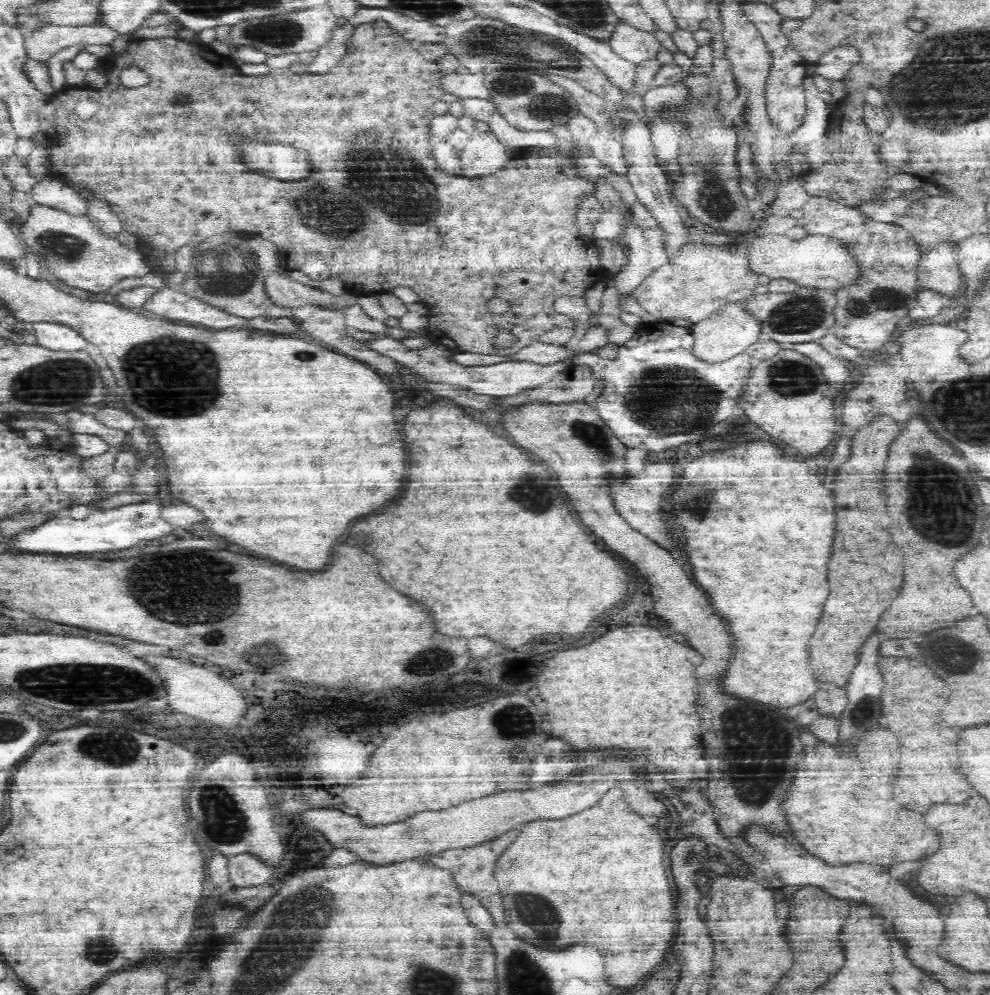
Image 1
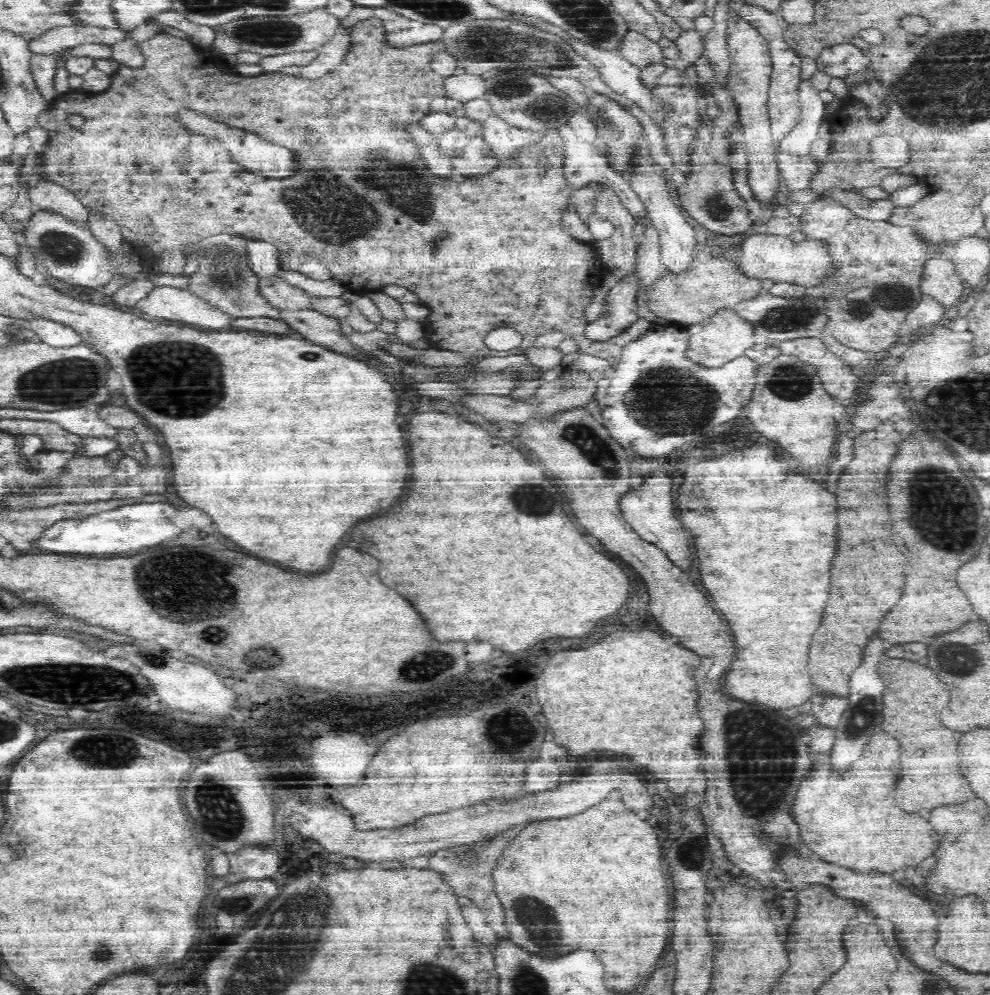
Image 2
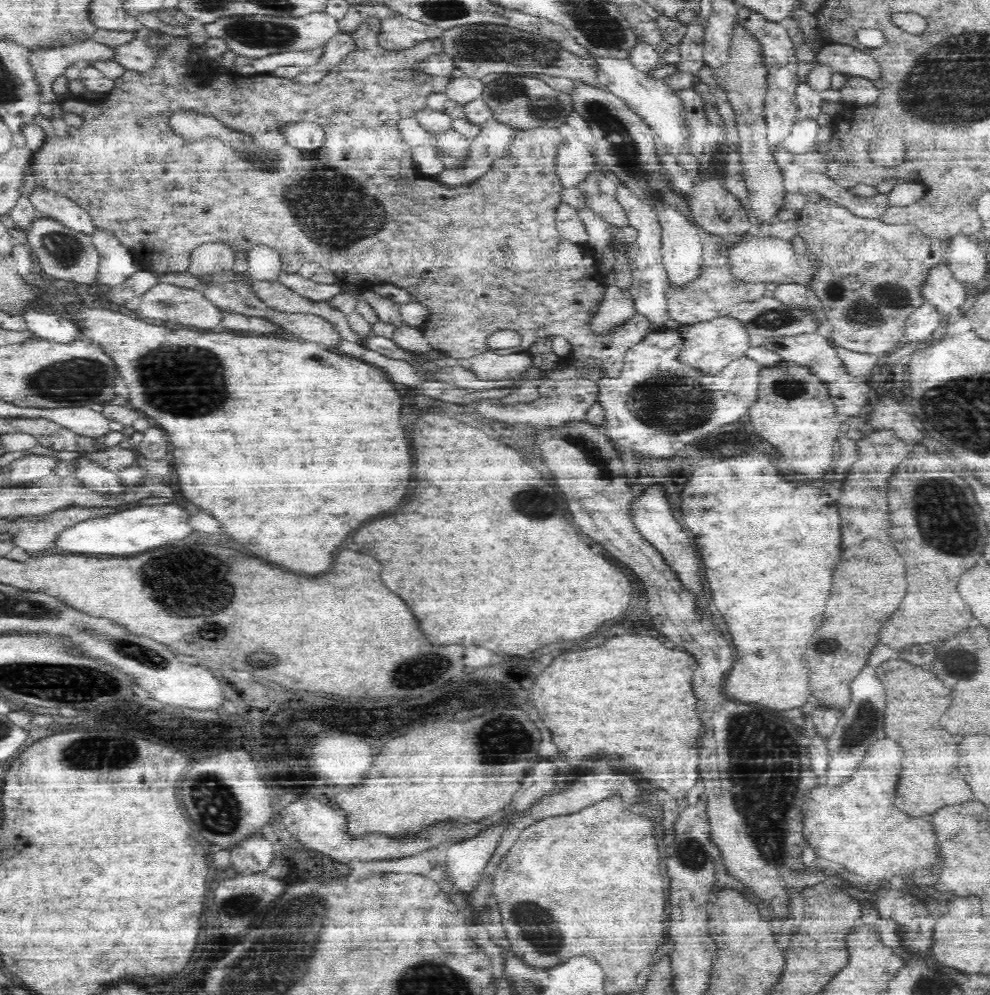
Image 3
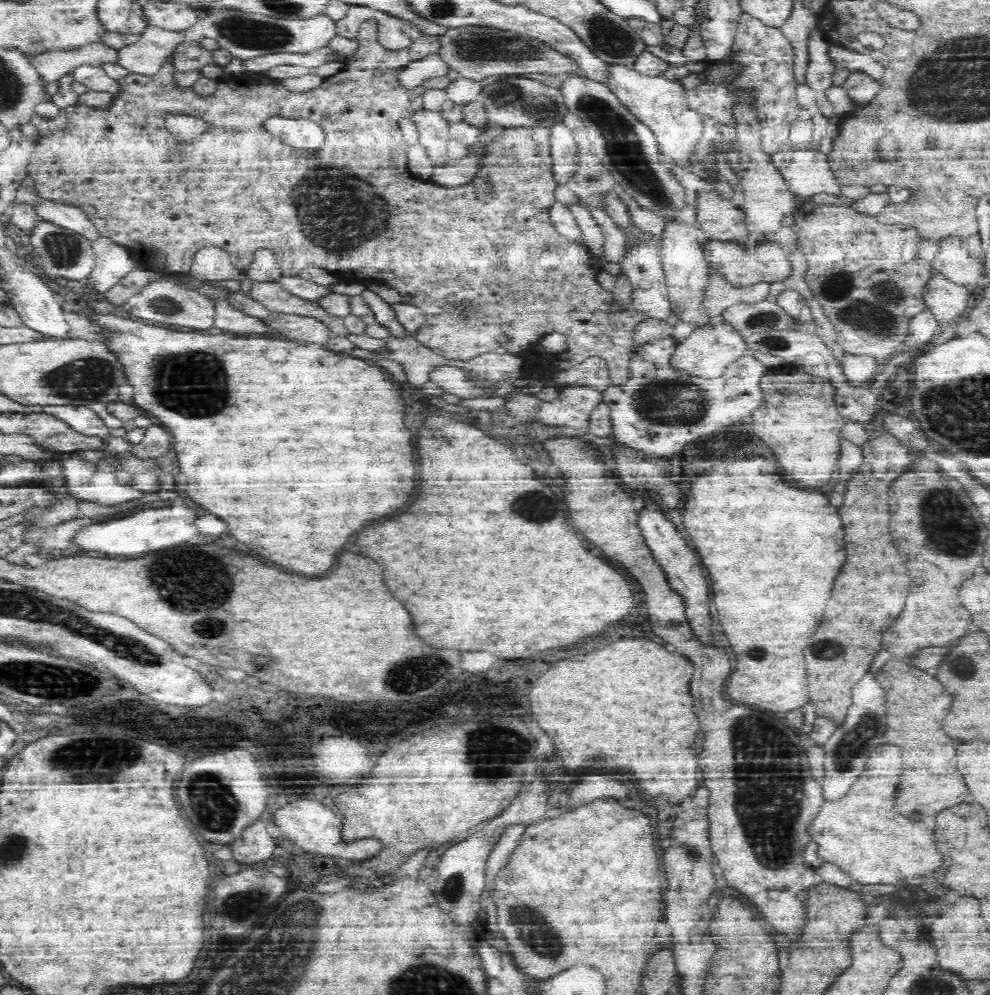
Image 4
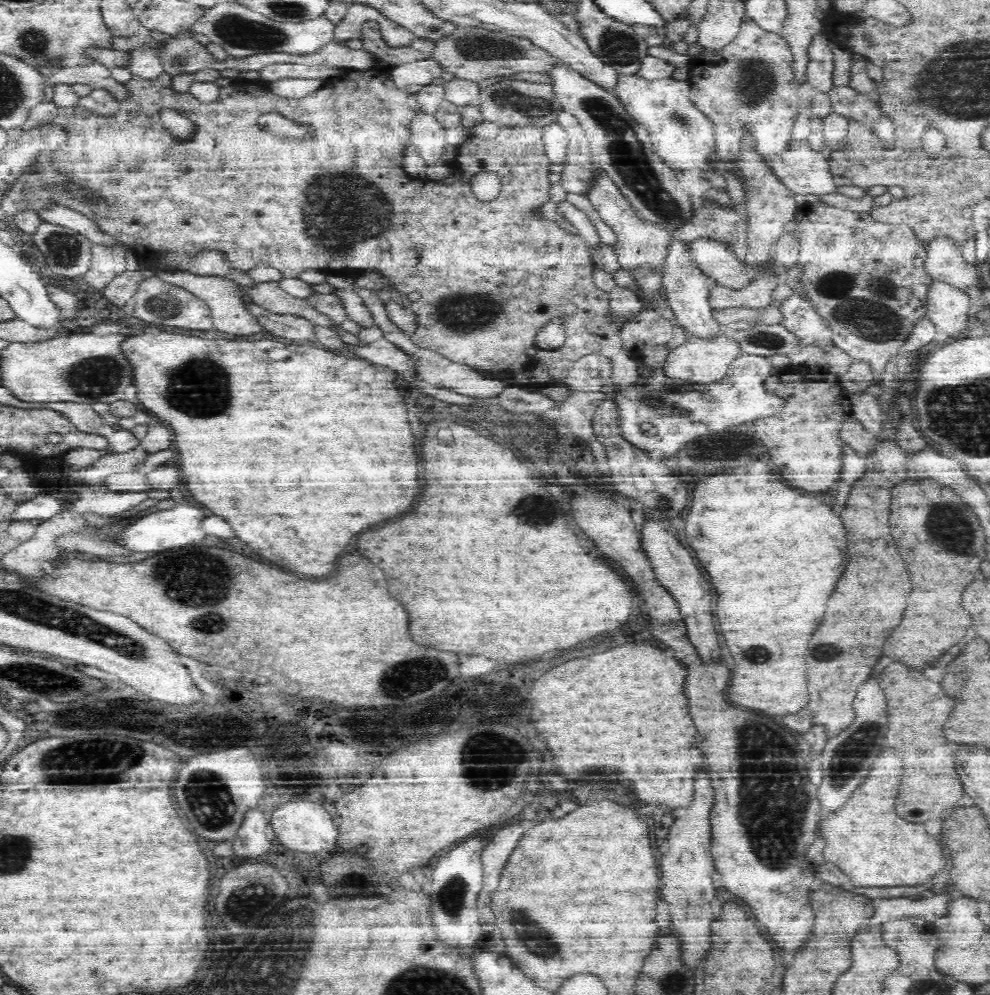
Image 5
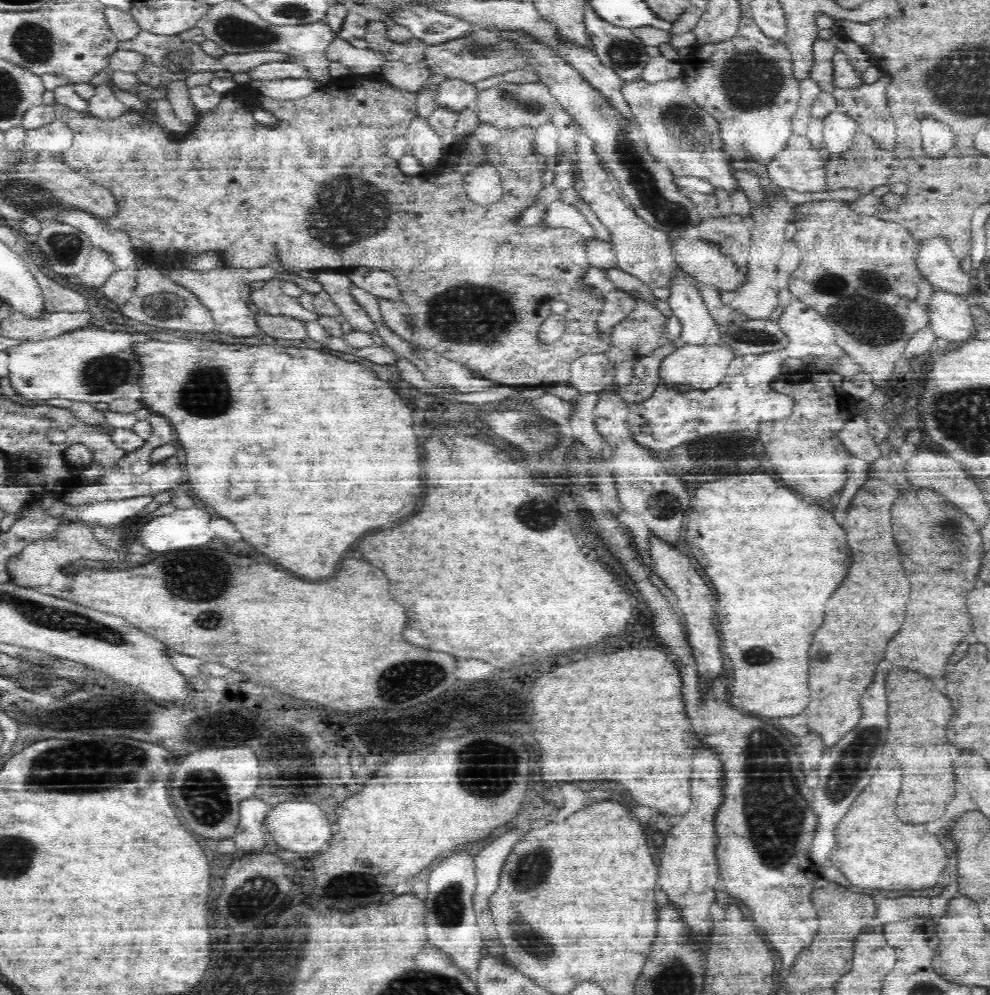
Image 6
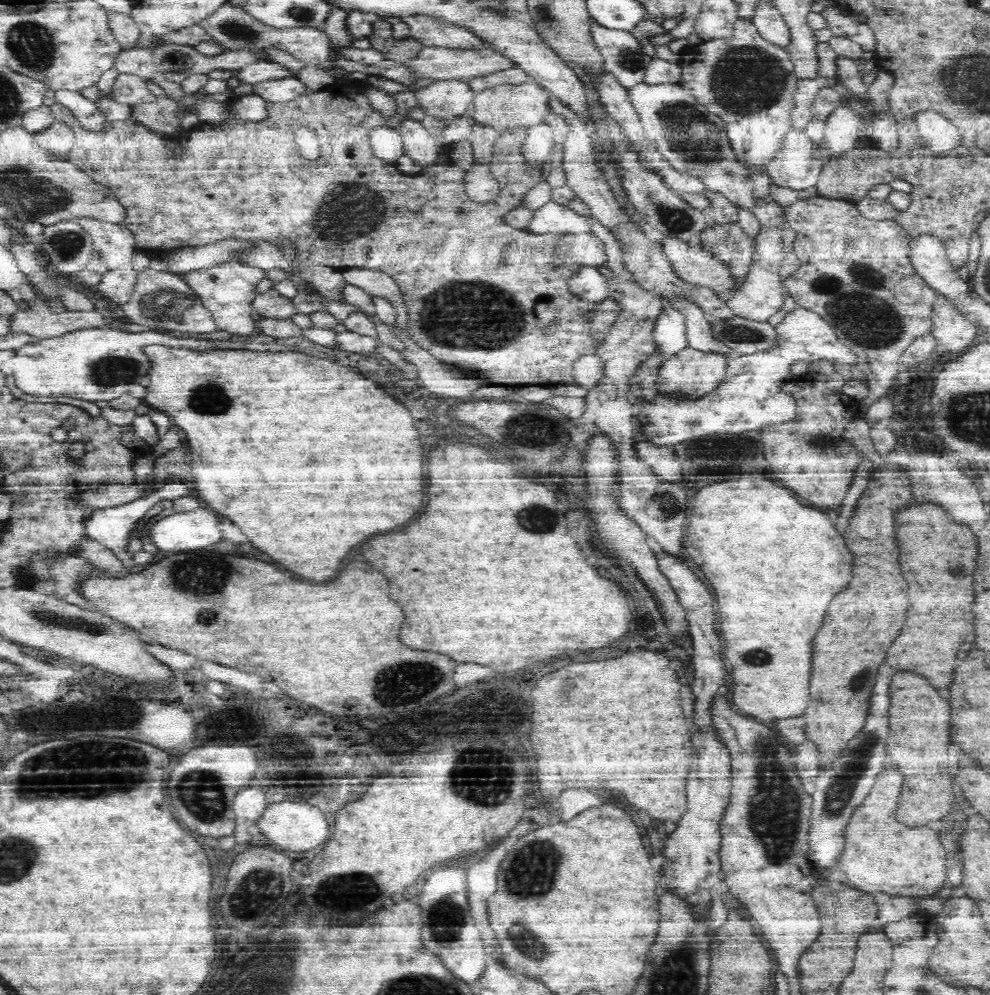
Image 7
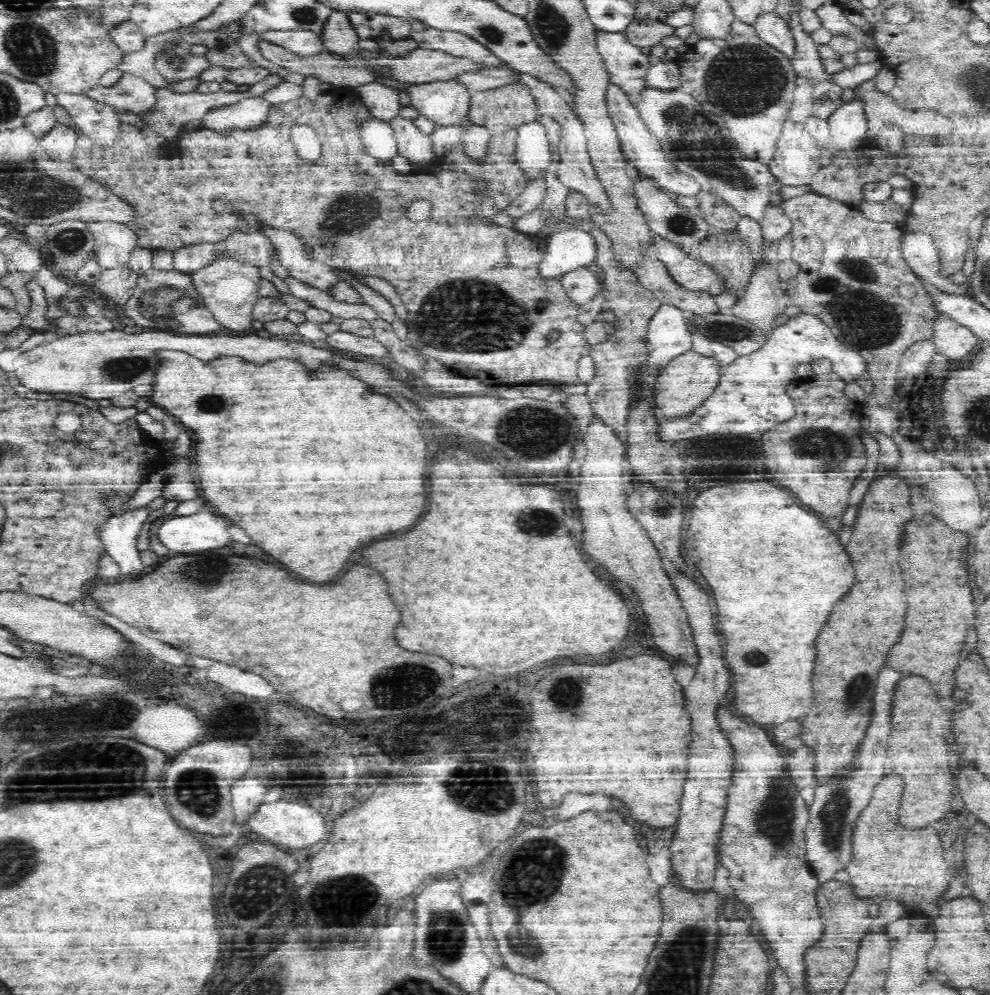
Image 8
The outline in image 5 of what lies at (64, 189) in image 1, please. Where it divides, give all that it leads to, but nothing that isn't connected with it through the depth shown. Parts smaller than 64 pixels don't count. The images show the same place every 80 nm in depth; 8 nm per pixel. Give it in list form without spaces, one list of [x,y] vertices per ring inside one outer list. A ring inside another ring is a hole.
[[[54,203],[42,208],[37,214],[43,221],[78,232],[93,245],[120,245],[112,238],[105,236],[94,221],[75,209]]]

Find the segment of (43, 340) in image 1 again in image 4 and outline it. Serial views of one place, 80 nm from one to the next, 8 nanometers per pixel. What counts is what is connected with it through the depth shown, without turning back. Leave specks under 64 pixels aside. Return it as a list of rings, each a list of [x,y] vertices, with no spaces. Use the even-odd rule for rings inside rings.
[[[16,257],[14,260],[15,270],[7,272],[7,276],[10,276],[10,279],[7,280],[7,288],[11,289],[13,308],[19,313],[24,325],[50,339],[68,339],[71,326],[66,321],[66,312],[64,312],[58,296],[43,282],[43,275],[24,271]]]

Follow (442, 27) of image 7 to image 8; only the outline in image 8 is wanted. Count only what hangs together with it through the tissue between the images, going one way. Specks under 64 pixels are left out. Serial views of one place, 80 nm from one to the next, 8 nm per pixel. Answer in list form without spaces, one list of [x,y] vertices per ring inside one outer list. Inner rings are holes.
[[[411,18],[408,21],[411,26],[408,38],[415,40],[419,48],[442,50],[454,56],[468,56],[485,64],[500,67],[500,58],[472,35],[458,30],[436,28],[419,18]]]

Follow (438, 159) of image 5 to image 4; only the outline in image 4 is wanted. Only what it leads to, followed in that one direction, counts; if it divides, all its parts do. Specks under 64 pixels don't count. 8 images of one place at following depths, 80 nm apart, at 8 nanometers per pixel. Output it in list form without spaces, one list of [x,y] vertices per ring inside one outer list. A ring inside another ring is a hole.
[[[422,109],[414,113],[413,122],[420,128],[419,141],[426,147],[428,156],[438,165],[449,163],[446,153],[446,140],[449,136],[449,122],[442,116],[441,111]]]

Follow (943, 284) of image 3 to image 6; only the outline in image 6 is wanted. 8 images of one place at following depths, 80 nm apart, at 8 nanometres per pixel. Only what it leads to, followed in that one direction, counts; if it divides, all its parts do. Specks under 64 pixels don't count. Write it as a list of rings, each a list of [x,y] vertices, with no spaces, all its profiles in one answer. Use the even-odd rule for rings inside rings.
[[[945,288],[935,289],[927,306],[929,324],[935,335],[946,339],[950,345],[968,338],[974,329],[970,307],[961,294]]]

